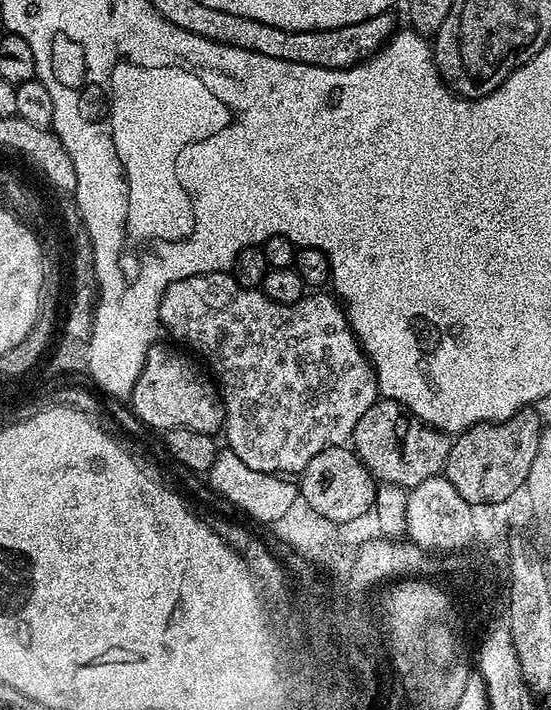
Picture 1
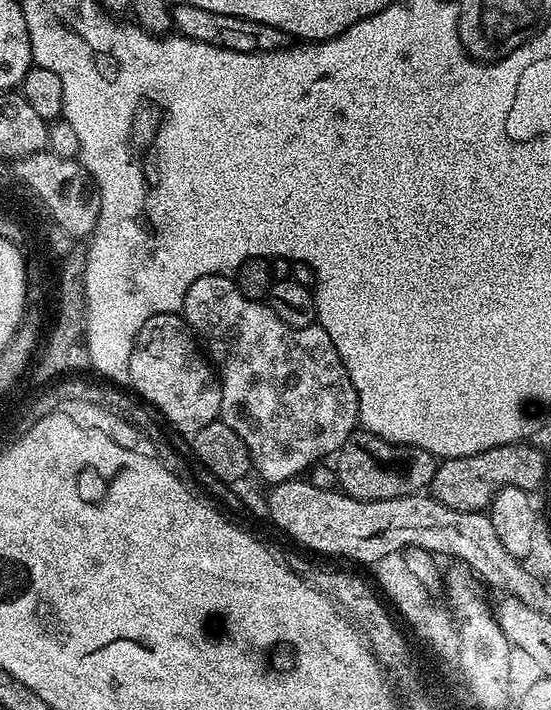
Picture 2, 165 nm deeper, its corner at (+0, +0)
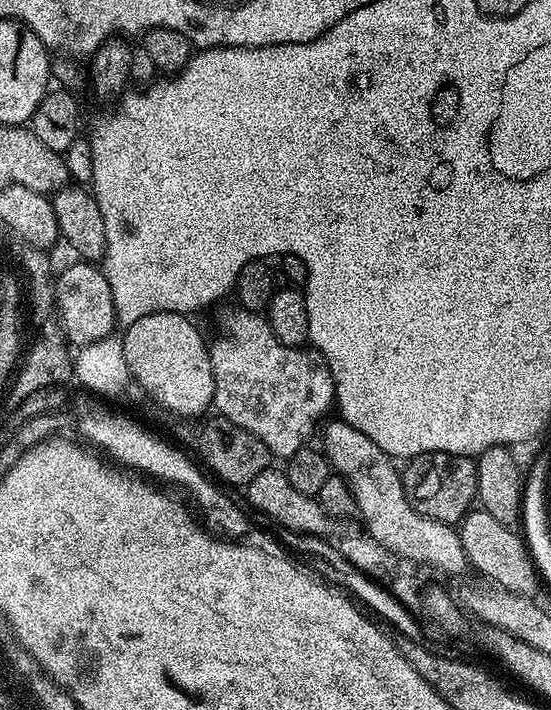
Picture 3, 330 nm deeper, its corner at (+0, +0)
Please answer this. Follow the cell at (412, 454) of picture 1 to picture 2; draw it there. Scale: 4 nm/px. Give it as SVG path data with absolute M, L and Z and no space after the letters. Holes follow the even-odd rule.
M357 430L348 437L339 452L335 453L335 460L334 480L339 491L359 500L393 500L423 493L431 485L438 463L431 452L391 444L363 430Z

